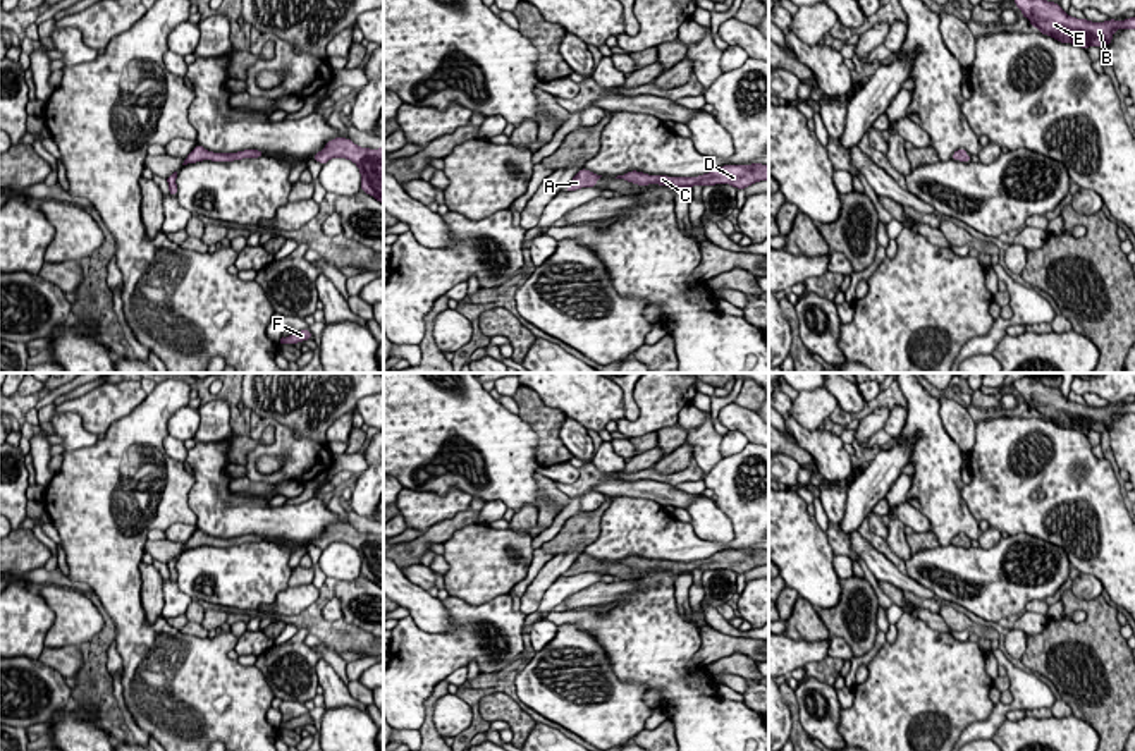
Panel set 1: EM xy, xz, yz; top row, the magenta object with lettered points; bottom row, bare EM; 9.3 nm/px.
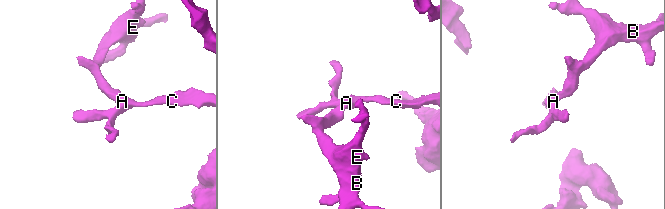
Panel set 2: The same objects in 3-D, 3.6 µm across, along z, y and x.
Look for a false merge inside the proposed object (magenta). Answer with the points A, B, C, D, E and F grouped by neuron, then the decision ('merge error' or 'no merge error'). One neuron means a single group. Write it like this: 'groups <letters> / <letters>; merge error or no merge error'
groups A B C D E F; no merge error

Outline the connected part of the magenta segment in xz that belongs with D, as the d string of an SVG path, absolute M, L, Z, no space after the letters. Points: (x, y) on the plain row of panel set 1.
M752 548L752 550L724 550L709 559L698 562L667 562L667 560L648 560L643 557L631 555L628 559L617 560L616 564L624 564L628 567L638 571L659 569L669 571L674 576L693 572L695 569L700 571L715 571L715 569L729 569L736 574L746 574L748 571L769 565L769 550Z

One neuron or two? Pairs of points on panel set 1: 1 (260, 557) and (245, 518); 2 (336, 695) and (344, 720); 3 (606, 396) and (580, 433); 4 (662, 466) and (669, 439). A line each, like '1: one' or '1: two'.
1: two
2: two
3: two
4: one

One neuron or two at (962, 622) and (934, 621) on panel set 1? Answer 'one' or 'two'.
one

